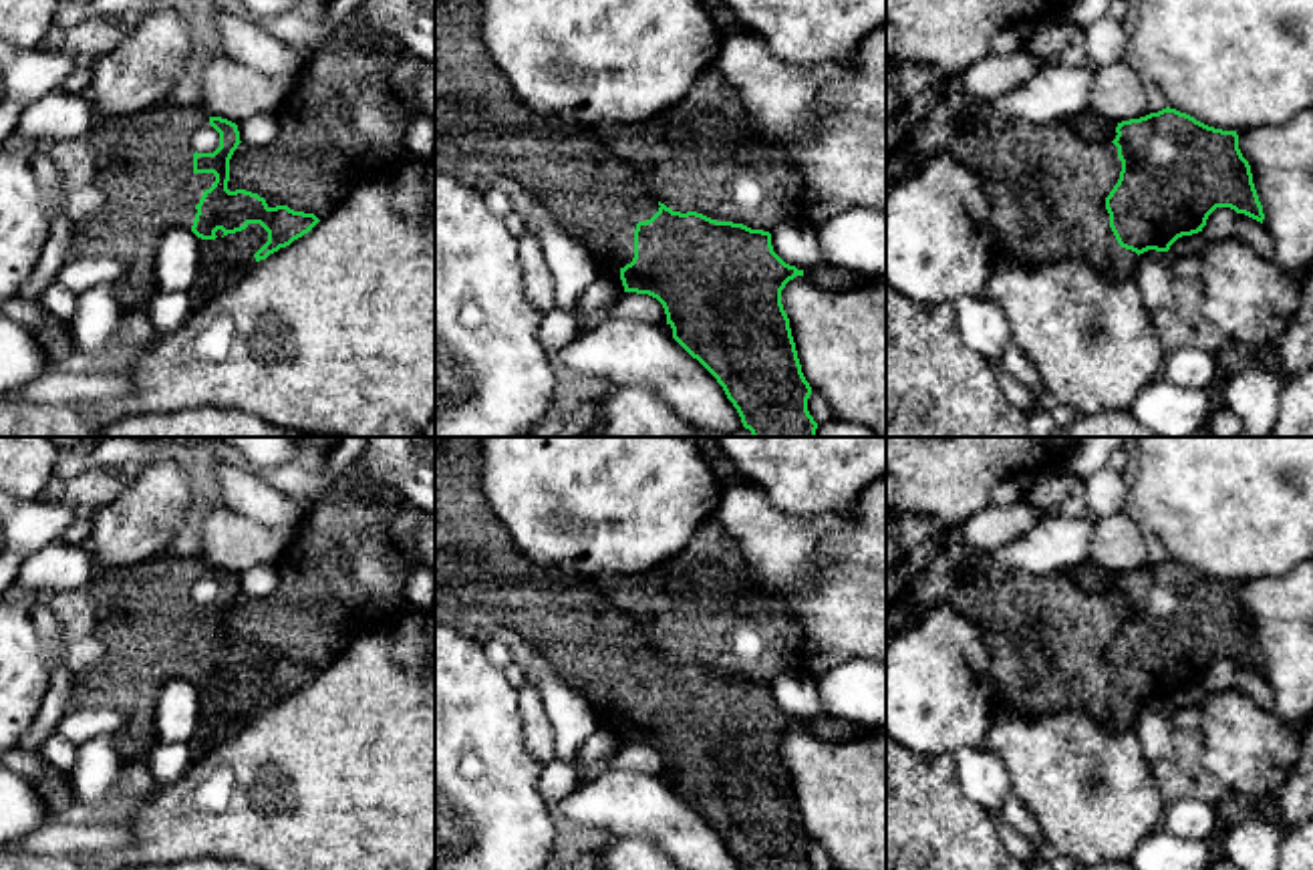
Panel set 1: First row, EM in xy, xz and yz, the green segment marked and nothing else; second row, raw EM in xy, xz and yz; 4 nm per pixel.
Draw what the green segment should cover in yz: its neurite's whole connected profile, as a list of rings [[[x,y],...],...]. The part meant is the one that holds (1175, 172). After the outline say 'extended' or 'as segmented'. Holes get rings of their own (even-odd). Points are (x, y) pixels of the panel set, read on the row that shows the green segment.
[[[1162,109],[1116,127],[1120,179],[1106,197],[1110,228],[1118,244],[1138,256],[1156,250],[1168,252],[1182,238],[1202,232],[1216,207],[1230,207],[1263,224],[1249,161],[1238,149],[1236,131],[1208,127],[1176,109]]]; as segmented

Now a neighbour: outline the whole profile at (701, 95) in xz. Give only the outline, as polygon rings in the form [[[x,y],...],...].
[[[717,64],[701,72],[685,99],[638,123],[598,129],[604,149],[626,163],[646,193],[673,211],[697,211],[717,222],[771,232],[783,222],[808,222],[804,183],[787,153],[749,123]]]

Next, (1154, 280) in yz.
[[[1144,264],[1134,272],[1140,298],[1148,312],[1170,308],[1176,302],[1174,270],[1164,264]]]

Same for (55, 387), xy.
[[[48,369],[32,383],[12,393],[0,393],[0,401],[22,401],[36,405],[77,405],[113,397],[129,397],[131,393],[133,379],[125,373],[115,373],[107,369],[89,373]]]

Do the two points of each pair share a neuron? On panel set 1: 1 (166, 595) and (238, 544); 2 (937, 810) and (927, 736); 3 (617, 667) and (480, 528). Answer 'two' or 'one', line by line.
1: two
2: two
3: one

